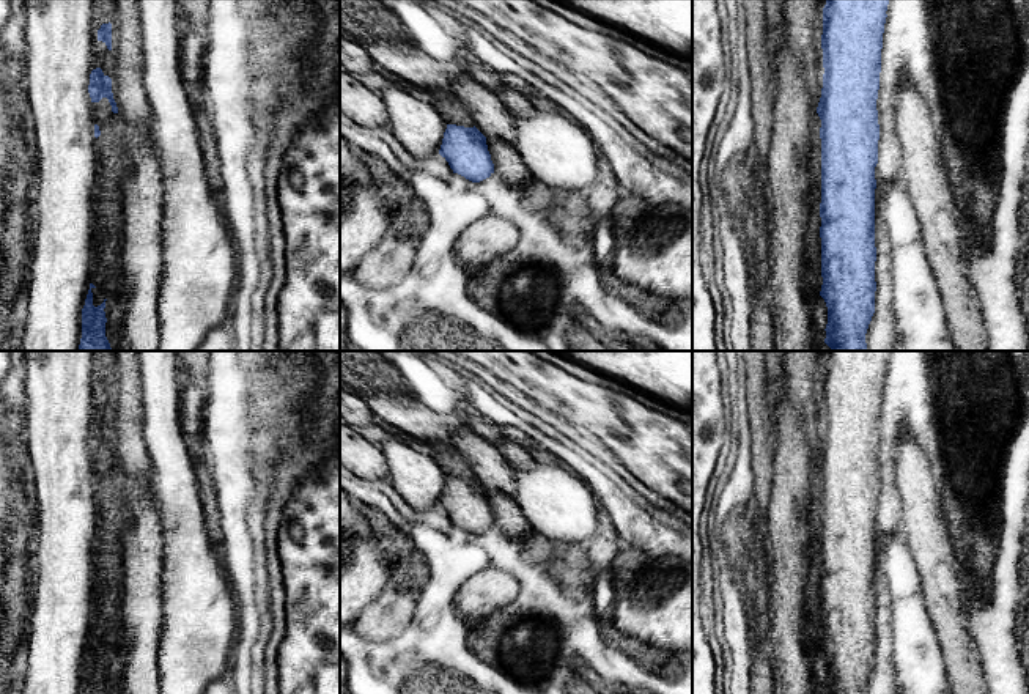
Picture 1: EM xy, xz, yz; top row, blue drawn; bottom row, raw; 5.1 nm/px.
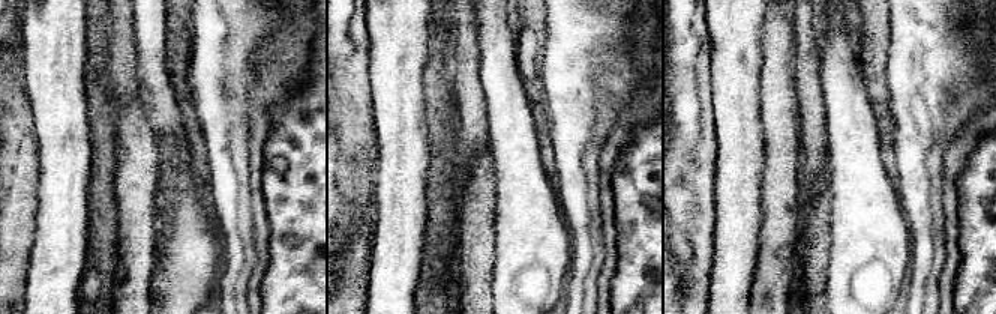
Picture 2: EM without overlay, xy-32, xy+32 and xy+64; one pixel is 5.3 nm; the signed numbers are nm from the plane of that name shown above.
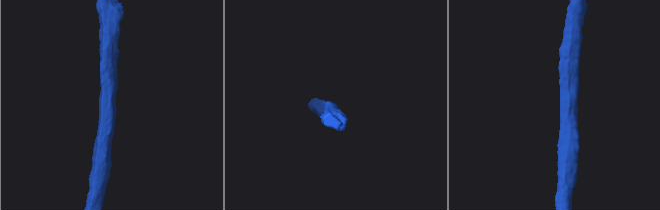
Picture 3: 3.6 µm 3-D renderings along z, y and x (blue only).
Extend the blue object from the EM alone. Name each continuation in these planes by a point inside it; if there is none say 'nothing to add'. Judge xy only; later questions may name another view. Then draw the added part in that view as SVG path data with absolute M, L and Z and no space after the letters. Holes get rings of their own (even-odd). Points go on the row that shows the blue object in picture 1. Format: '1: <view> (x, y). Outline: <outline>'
nothing to add

